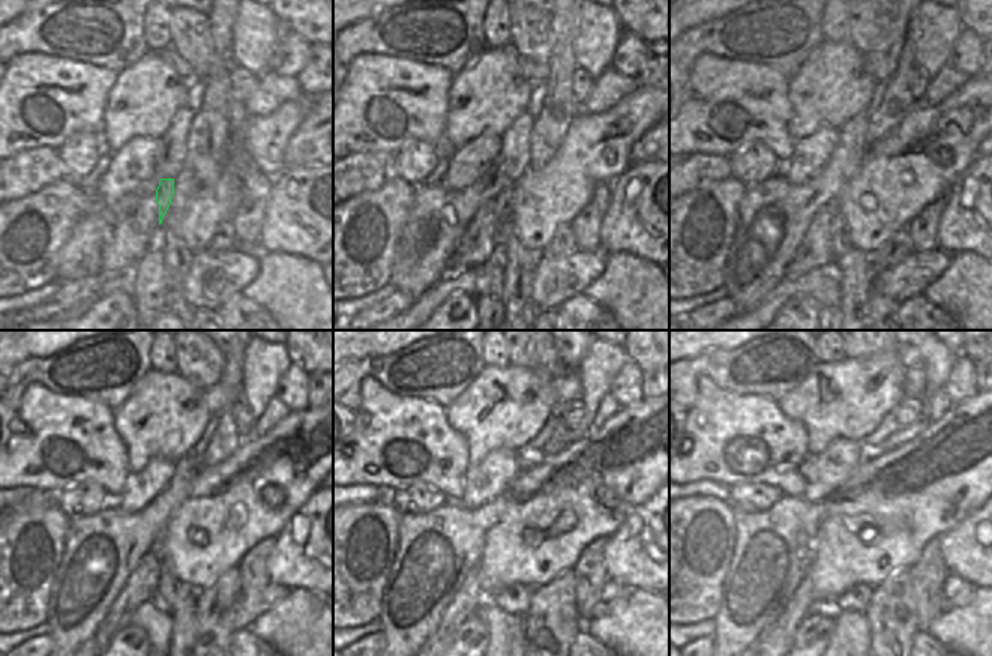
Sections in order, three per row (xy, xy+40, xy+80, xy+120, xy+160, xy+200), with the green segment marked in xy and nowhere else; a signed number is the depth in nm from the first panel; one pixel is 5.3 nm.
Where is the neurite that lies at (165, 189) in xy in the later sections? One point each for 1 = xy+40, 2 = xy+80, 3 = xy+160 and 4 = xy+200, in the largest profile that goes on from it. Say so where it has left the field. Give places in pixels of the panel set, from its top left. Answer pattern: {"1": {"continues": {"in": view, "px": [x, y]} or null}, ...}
{"1": {"continues": {"in": "xy+40", "px": [502, 200]}}, "2": {"continues": {"in": "xy+80", "px": [841, 243]}}, "3": {"continues": {"in": "xy+160", "px": [515, 599]}}, "4": {"continues": {"in": "xy+200", "px": [856, 599]}}}

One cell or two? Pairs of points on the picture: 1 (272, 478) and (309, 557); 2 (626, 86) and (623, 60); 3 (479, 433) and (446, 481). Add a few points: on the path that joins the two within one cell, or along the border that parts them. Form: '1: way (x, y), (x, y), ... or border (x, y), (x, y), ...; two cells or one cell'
1: border (314, 491), (275, 538); two cells
2: border (610, 66), (635, 77); two cells
3: border (447, 419), (467, 442), (467, 461), (470, 464); two cells

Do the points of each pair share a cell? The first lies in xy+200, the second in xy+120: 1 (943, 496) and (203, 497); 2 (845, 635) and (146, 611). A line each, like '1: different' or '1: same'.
1: same
2: same

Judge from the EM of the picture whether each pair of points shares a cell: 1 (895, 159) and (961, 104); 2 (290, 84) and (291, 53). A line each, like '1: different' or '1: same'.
1: same
2: different

